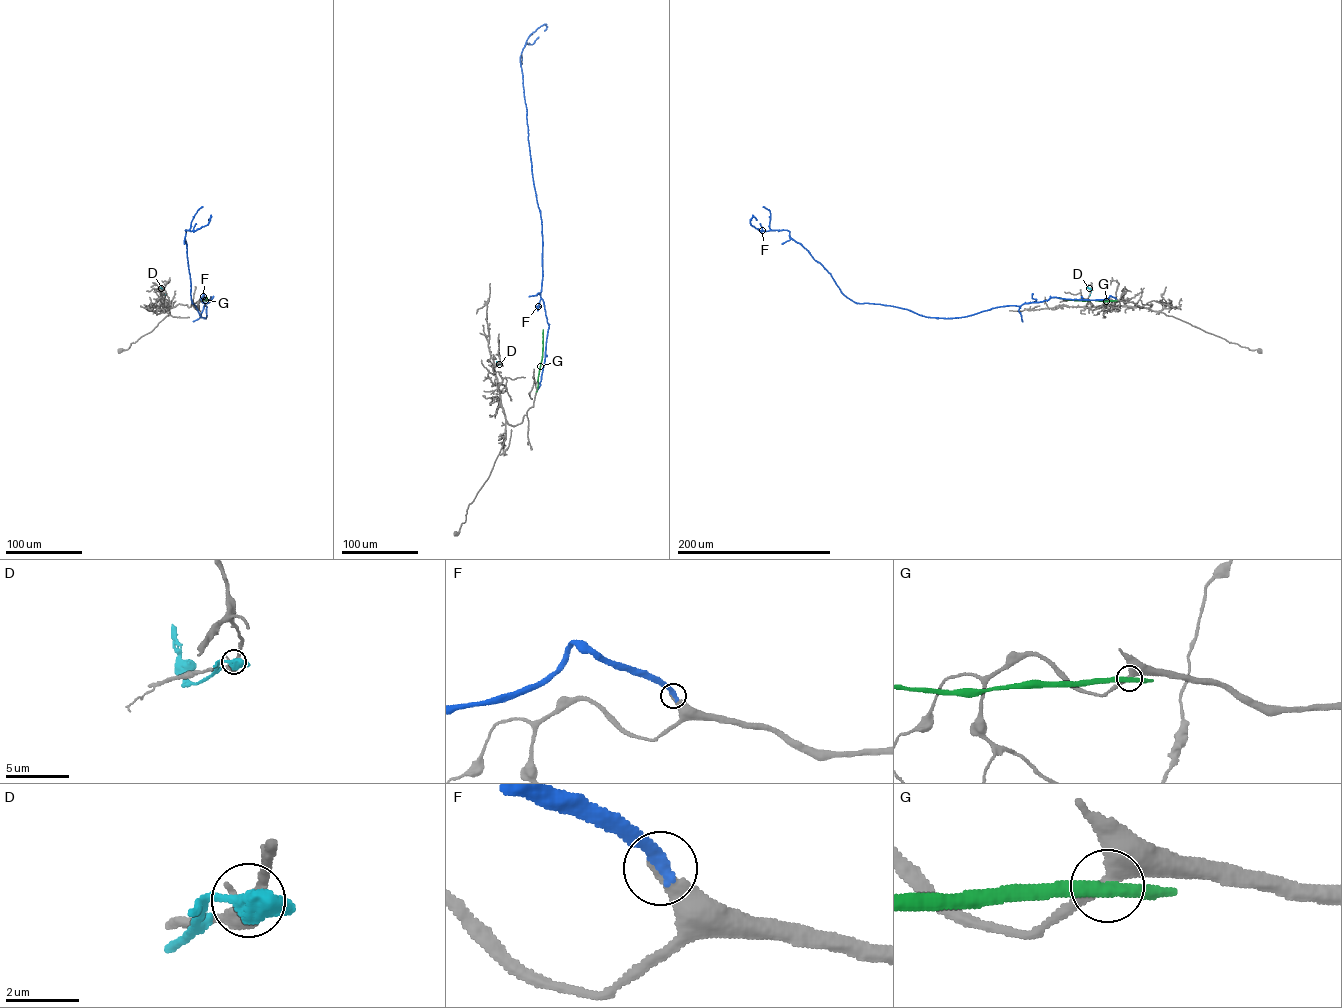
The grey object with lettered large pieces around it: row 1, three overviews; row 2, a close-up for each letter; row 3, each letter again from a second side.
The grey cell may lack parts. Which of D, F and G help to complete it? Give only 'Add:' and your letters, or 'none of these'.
Add: F

